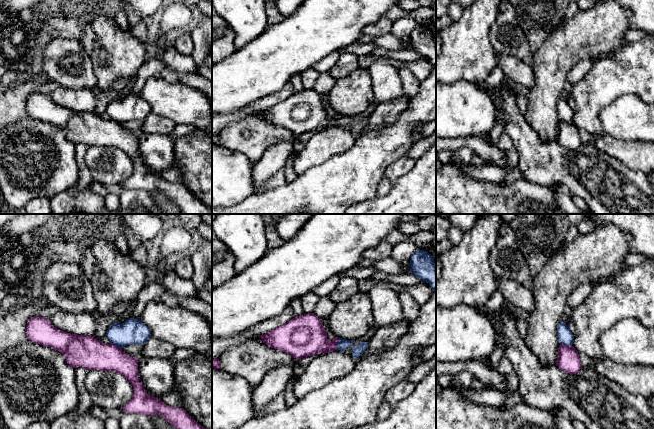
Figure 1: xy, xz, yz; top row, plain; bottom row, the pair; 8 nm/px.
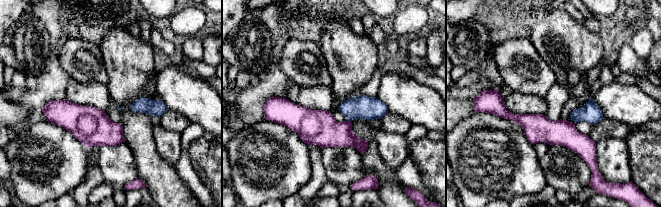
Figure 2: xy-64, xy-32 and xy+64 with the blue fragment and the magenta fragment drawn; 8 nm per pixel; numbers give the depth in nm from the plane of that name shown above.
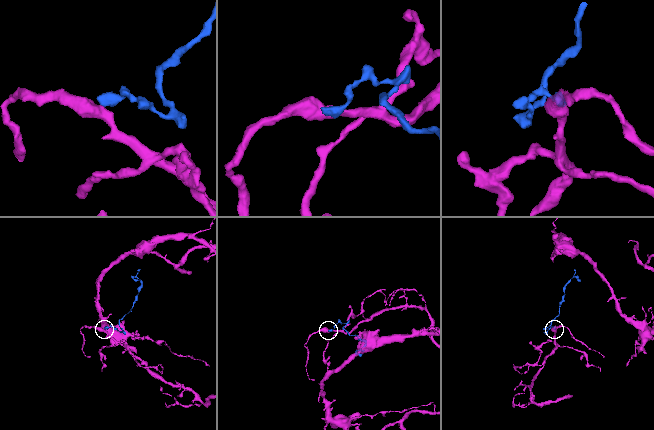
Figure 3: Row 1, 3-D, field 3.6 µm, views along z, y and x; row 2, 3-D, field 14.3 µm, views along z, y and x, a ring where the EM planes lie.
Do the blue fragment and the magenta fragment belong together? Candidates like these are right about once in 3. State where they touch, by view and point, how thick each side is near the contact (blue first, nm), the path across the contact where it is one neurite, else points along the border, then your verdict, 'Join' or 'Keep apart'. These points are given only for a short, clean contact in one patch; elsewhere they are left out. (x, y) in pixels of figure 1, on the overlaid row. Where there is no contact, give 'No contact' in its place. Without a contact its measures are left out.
Touches blue at xz (337, 344). Thickness 90 nm (blue) against 300 nm. Boundary: xz (339, 338), (336, 349). Keep apart

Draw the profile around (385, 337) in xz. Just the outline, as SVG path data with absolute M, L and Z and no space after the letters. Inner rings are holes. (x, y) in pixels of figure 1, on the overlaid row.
M403 318L393 324L379 328L368 341L368 347L365 352L360 357L355 358L355 364L367 356L382 353L385 349L391 348L407 332L407 322Z

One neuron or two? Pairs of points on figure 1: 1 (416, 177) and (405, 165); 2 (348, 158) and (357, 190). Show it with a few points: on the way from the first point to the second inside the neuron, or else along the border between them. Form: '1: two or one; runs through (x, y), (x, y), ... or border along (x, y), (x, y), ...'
1: two; border along (416, 160), (415, 164), (392, 185)
2: one; runs through (348, 166), (357, 182)

